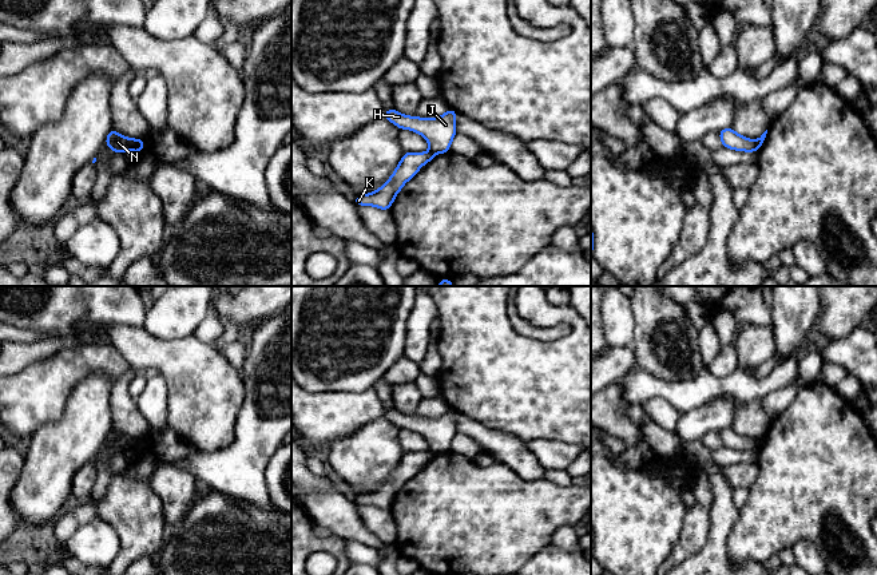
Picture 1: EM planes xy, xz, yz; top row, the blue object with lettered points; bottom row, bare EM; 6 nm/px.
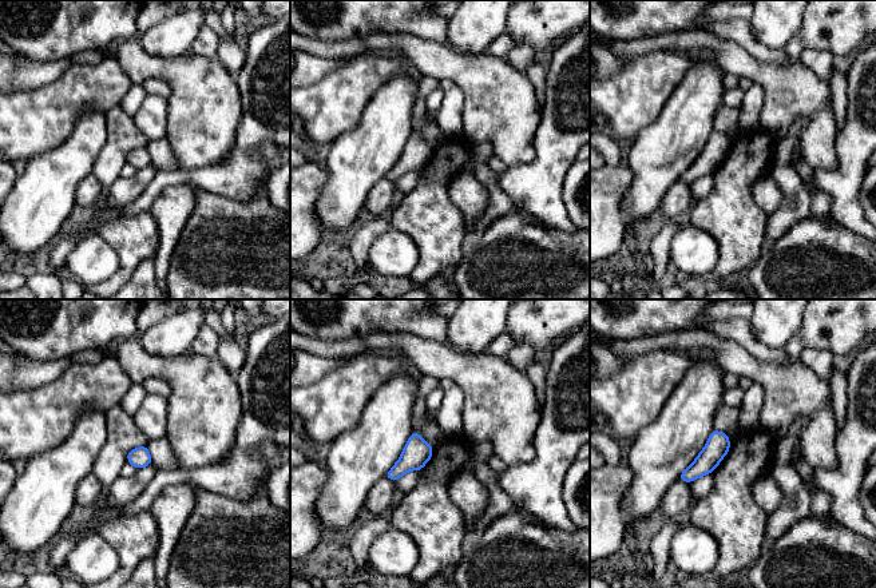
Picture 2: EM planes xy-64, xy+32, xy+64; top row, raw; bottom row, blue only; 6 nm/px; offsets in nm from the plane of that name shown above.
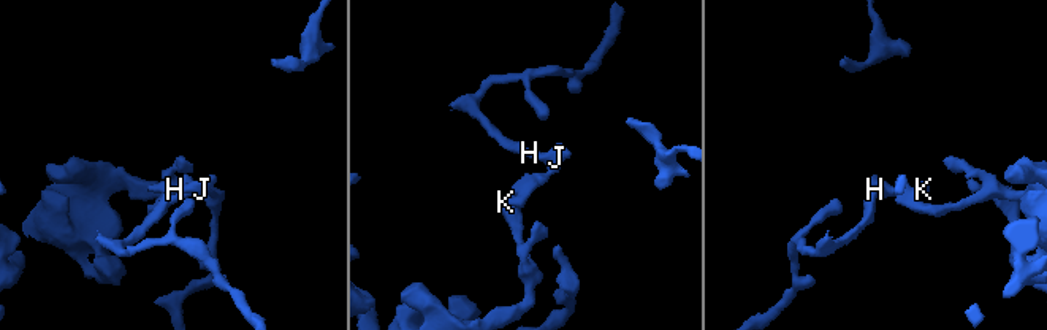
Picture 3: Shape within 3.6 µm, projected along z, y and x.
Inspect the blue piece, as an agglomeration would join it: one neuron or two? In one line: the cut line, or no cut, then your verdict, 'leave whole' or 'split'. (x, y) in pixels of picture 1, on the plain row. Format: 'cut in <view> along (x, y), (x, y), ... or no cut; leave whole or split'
cut in xy along (135, 439), (131, 448); split

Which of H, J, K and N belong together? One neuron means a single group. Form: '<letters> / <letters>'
H J / K N

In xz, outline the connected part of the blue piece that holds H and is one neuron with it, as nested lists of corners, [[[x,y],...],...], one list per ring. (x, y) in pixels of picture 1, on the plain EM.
[[[449,408],[437,417],[417,417],[402,415],[397,409],[385,409],[384,417],[396,424],[400,429],[406,428],[422,435],[429,451],[433,453],[449,452],[451,443],[456,435],[456,411]]]

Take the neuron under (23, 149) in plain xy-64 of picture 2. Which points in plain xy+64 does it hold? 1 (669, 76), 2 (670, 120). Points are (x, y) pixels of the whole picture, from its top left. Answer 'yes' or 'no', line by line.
1: yes
2: no

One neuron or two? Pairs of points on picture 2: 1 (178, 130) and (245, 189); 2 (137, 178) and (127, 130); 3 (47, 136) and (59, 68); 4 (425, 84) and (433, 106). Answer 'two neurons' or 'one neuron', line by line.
1: two neurons
2: two neurons
3: two neurons
4: two neurons

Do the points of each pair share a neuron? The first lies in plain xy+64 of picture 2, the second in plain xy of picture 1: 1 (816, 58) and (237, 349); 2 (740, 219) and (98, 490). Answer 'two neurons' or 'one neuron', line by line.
1: two neurons
2: two neurons

